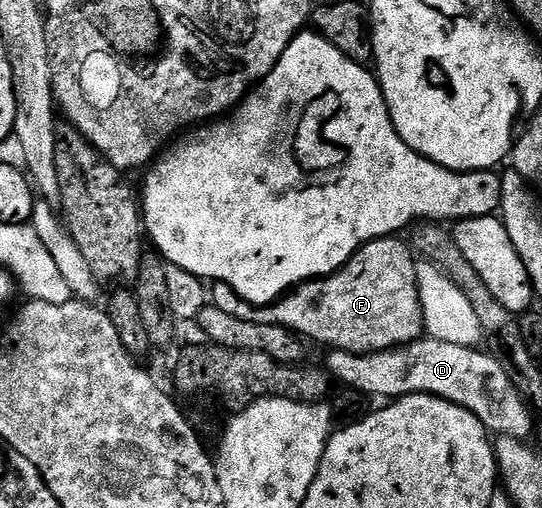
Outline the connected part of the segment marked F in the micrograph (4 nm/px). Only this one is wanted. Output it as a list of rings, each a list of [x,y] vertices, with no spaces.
[[[392,235],[370,241],[330,277],[298,286],[288,298],[291,313],[284,322],[308,342],[320,341],[350,353],[381,353],[420,340],[425,328],[415,270],[417,257],[406,240],[399,240],[403,239]]]

